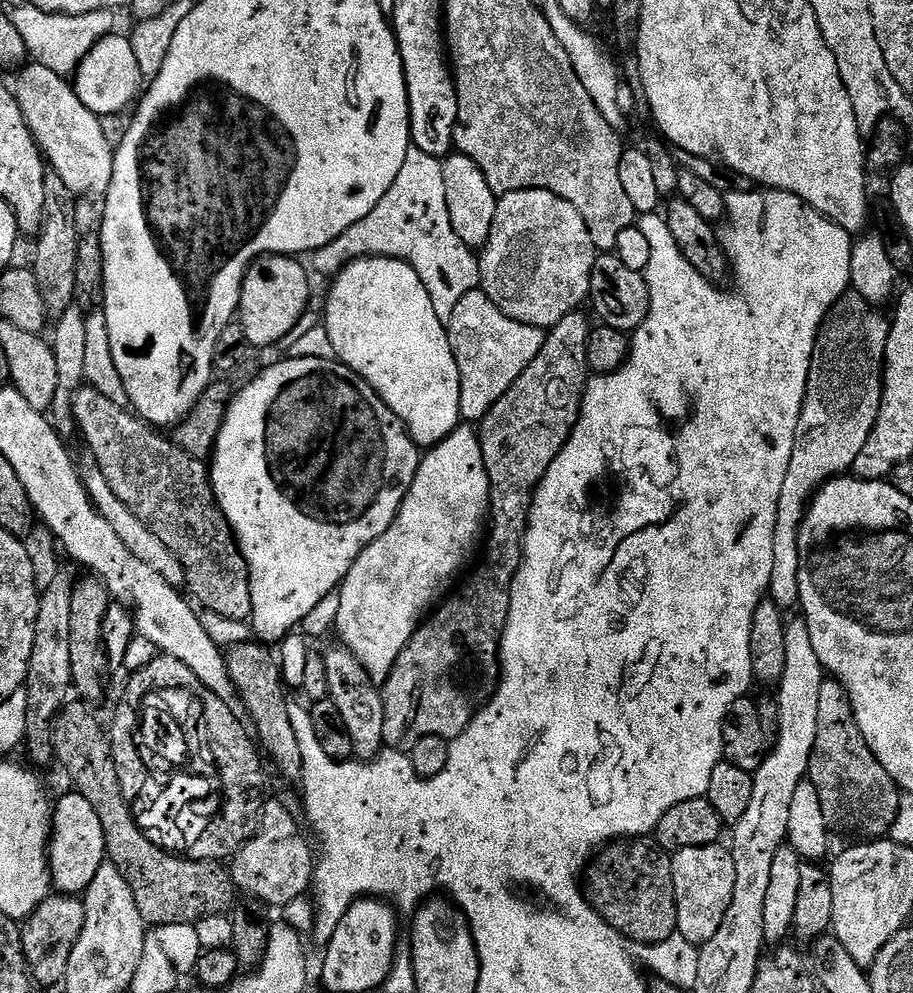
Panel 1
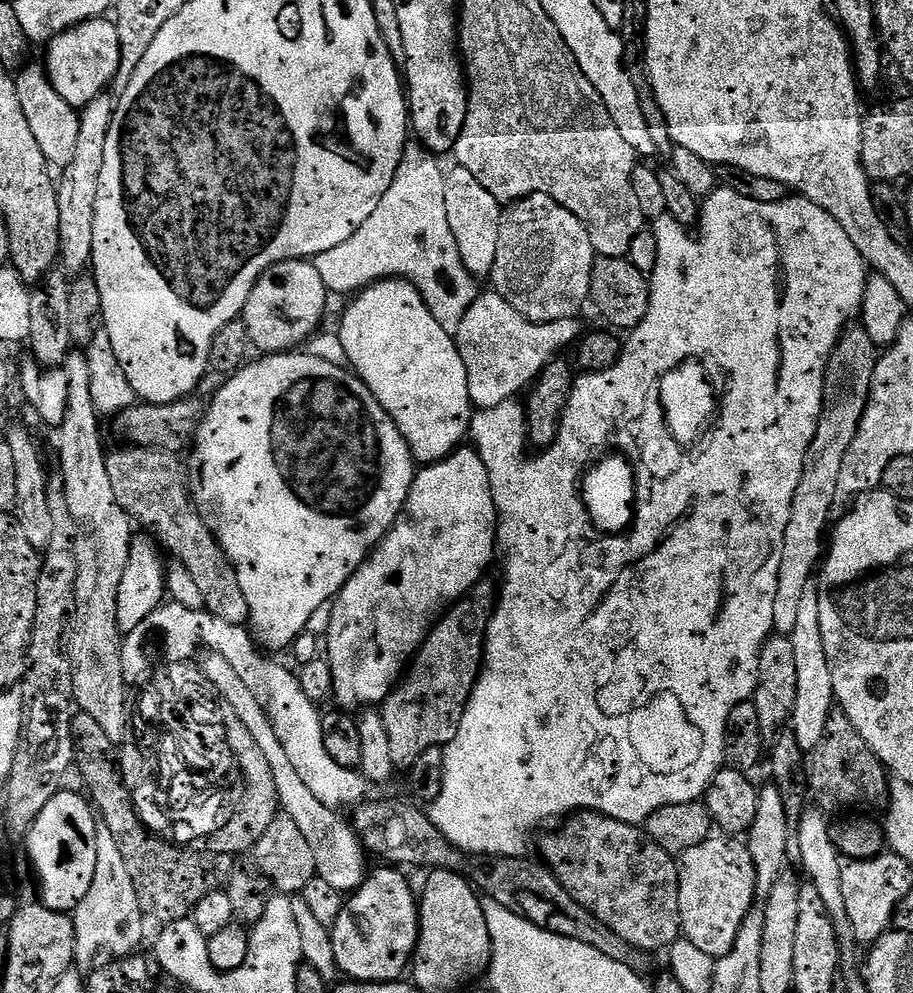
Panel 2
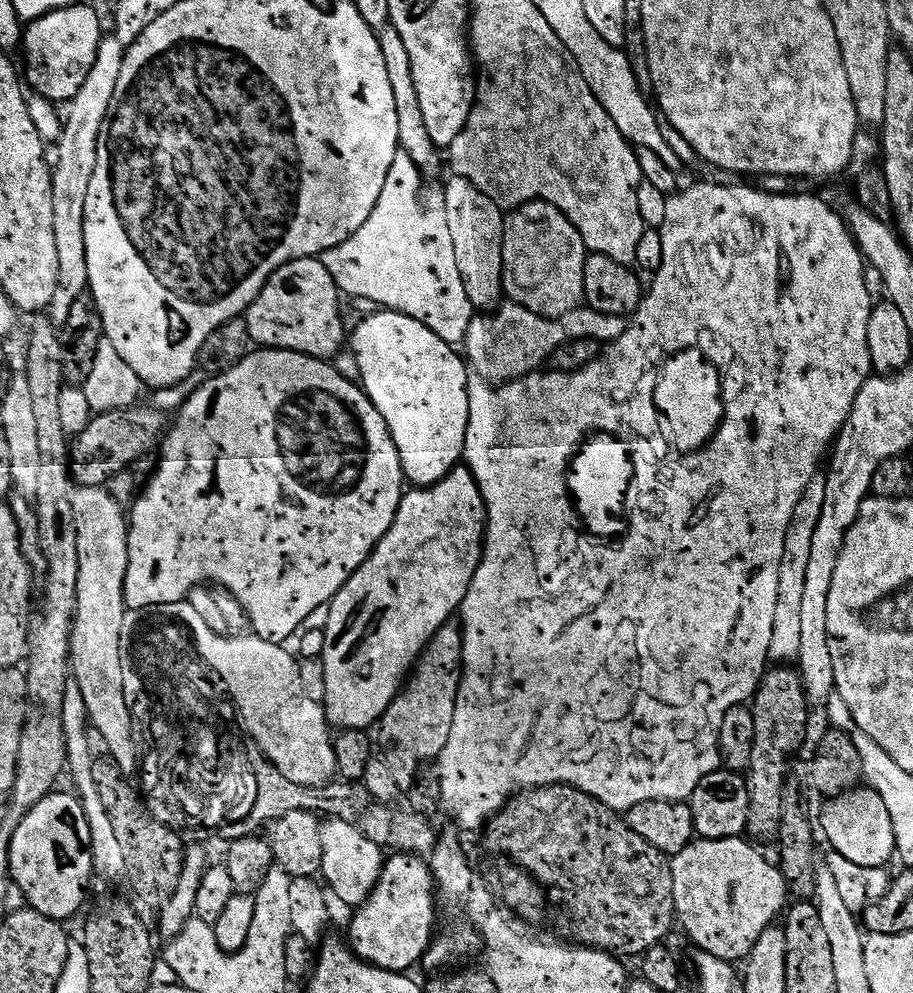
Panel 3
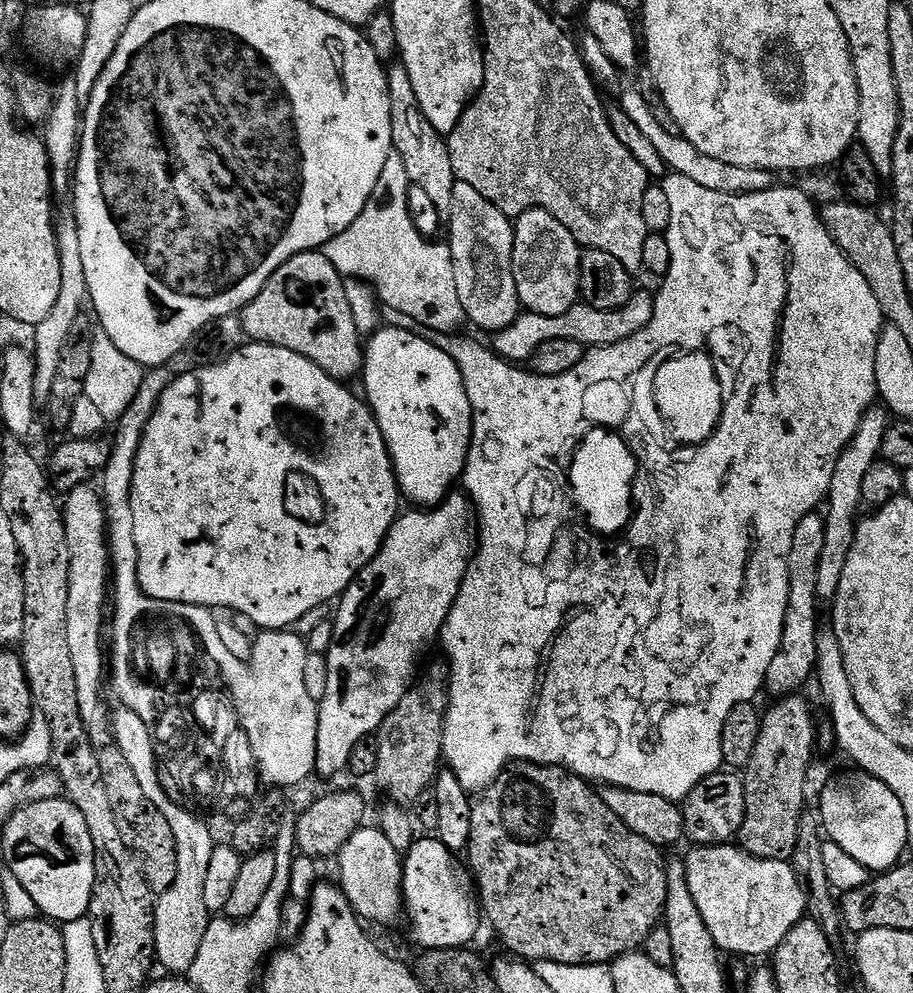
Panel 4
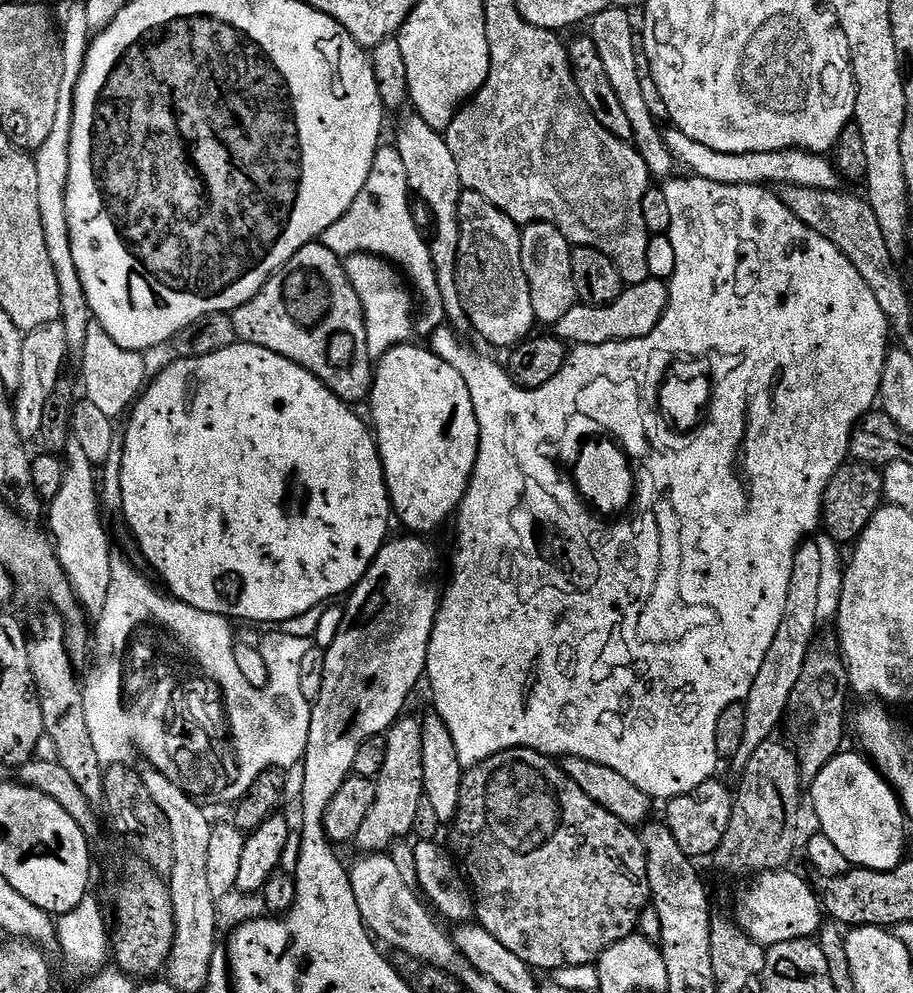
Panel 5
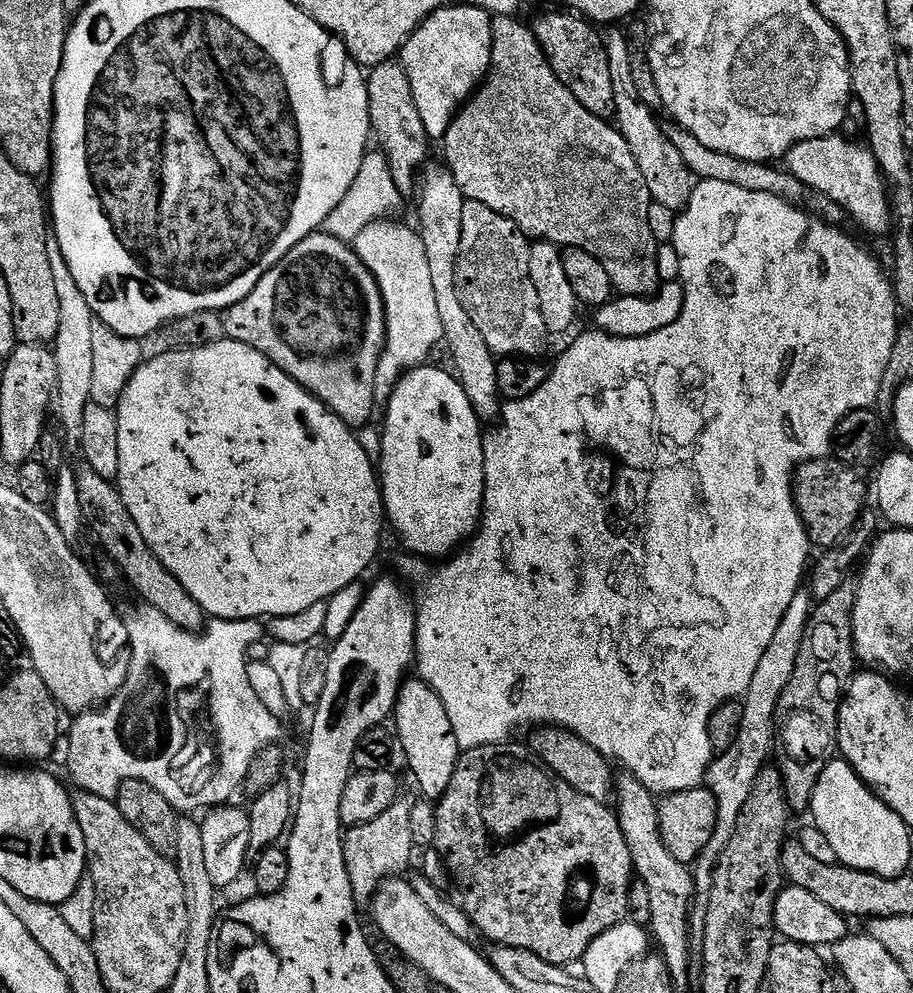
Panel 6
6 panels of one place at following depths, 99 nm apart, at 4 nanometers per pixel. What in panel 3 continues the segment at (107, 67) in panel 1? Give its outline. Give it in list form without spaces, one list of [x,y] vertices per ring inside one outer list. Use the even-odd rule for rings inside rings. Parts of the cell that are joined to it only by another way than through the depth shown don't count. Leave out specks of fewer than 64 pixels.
[[[73,2],[69,8],[59,8],[37,20],[27,21],[22,41],[22,72],[27,87],[35,95],[53,102],[73,100],[78,90],[82,90],[82,82],[86,82],[86,74],[90,74],[94,58],[98,58],[101,39],[99,14],[90,5],[80,2]]]

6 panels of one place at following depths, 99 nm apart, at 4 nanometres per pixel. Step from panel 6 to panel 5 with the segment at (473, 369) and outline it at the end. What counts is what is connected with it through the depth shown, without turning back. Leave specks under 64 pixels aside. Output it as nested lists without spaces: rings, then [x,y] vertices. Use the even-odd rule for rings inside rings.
[[[404,110],[399,113],[399,116],[400,125],[396,128],[394,146],[398,154],[402,154],[402,162],[406,165],[409,193],[428,207],[428,212],[432,215],[432,224],[436,227],[432,236],[430,232],[430,247],[434,272],[438,274],[438,290],[442,294],[444,303],[444,315],[451,327],[464,334],[467,333],[466,330],[469,331],[470,325],[456,281],[458,242],[460,241],[458,202],[462,191],[458,178],[458,162],[454,162],[454,154],[450,154],[445,133],[434,130],[434,126],[428,125],[426,118],[422,118],[422,114],[418,114],[415,110]]]

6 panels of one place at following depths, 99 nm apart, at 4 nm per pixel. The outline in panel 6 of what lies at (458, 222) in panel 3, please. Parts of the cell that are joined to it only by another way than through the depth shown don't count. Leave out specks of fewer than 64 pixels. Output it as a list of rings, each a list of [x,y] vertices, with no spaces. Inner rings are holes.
[[[465,200],[464,209],[462,210],[462,246],[460,247],[460,257],[458,258],[456,283],[460,285],[460,297],[464,300],[465,306],[468,307],[468,313],[474,318],[474,326],[478,326],[478,330],[482,330],[482,338],[486,338],[486,346],[490,346],[490,350],[500,358],[506,356],[517,358],[539,357],[541,355],[539,352],[547,346],[548,339],[550,339],[550,333],[546,326],[546,318],[542,318],[542,306],[538,302],[538,290],[534,290],[534,282],[530,276],[531,257],[532,244],[529,237],[525,236],[524,232],[513,220],[506,218],[502,214],[498,214],[494,210],[490,210],[490,206],[482,206],[482,202]]]

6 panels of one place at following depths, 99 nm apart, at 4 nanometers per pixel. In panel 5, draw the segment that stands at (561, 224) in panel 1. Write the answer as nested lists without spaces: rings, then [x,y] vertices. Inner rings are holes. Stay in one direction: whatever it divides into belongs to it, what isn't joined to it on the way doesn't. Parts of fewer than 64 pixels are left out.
[[[529,224],[521,231],[522,270],[526,270],[526,282],[530,282],[530,298],[534,302],[534,314],[541,325],[555,326],[559,320],[566,318],[570,310],[577,304],[574,290],[574,270],[570,270],[573,245],[553,224]]]

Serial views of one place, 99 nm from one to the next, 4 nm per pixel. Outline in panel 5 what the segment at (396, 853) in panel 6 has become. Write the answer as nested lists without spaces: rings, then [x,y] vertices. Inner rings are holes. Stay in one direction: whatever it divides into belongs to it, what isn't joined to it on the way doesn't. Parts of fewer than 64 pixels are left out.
[[[405,715],[403,718],[396,721],[386,733],[386,763],[382,765],[378,779],[375,781],[376,786],[376,798],[374,800],[374,806],[370,806],[370,814],[366,814],[366,818],[362,822],[362,826],[358,829],[358,834],[354,841],[355,847],[358,846],[359,850],[364,854],[384,854],[391,849],[392,845],[397,844],[398,841],[413,835],[412,827],[414,826],[414,817],[418,814],[418,806],[425,800],[424,786],[423,786],[423,726],[419,719]]]

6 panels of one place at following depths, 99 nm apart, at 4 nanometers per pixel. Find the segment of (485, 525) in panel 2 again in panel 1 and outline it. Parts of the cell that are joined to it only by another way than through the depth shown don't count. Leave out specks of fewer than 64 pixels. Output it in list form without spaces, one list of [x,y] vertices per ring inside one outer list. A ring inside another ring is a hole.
[[[475,427],[456,428],[441,444],[435,444],[423,453],[414,482],[394,522],[376,541],[364,549],[364,553],[354,562],[344,583],[338,589],[341,606],[334,628],[336,632],[340,631],[339,643],[349,648],[354,658],[358,658],[358,662],[372,681],[387,680],[388,675],[392,673],[394,662],[398,662],[398,654],[402,654],[417,627],[423,624],[429,613],[453,591],[452,583],[467,566],[468,559],[476,551],[481,551],[491,507],[492,491]]]

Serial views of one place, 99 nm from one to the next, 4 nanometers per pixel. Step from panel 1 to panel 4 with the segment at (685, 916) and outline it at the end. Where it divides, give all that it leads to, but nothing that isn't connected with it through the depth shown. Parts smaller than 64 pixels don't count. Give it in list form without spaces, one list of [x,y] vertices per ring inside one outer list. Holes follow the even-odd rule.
[[[731,843],[696,846],[691,850],[693,852],[684,860],[686,886],[690,888],[690,898],[694,898],[698,914],[702,914],[702,922],[706,922],[706,930],[710,932],[710,938],[714,938],[717,948],[721,953],[733,952],[736,956],[771,957],[786,934],[790,934],[797,922],[806,916],[806,900],[791,863],[788,860],[763,860]]]

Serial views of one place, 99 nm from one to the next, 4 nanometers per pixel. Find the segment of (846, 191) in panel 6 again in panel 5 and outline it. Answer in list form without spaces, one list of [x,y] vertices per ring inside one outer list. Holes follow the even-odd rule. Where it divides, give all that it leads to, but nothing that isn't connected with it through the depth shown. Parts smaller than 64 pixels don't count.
[[[674,126],[664,132],[664,141],[681,169],[689,168],[687,171],[691,175],[702,178],[706,182],[718,182],[722,186],[793,184],[814,190],[837,190],[842,184],[842,177],[836,171],[835,163],[824,154],[799,150],[726,154],[722,150],[710,150],[710,146],[702,146],[702,142],[694,142],[694,138],[686,138],[686,134],[682,134]]]

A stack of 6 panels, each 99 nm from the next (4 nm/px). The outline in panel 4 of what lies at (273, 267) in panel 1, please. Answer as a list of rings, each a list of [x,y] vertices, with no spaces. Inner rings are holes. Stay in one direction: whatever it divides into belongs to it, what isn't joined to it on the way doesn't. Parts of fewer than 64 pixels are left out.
[[[323,251],[303,252],[274,270],[266,286],[262,286],[257,296],[242,309],[242,319],[244,334],[249,341],[294,350],[294,354],[302,354],[310,362],[314,362],[314,366],[326,370],[326,374],[341,382],[351,381],[361,375],[364,348],[358,326],[354,326],[354,314],[350,314],[350,302],[346,302],[346,280],[338,274],[338,270],[334,270],[334,266],[330,266]]]

